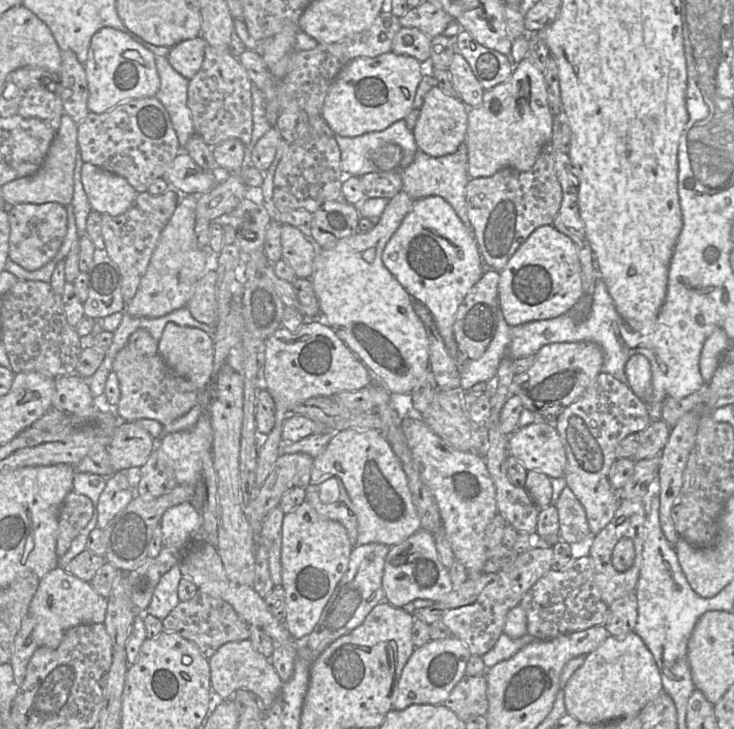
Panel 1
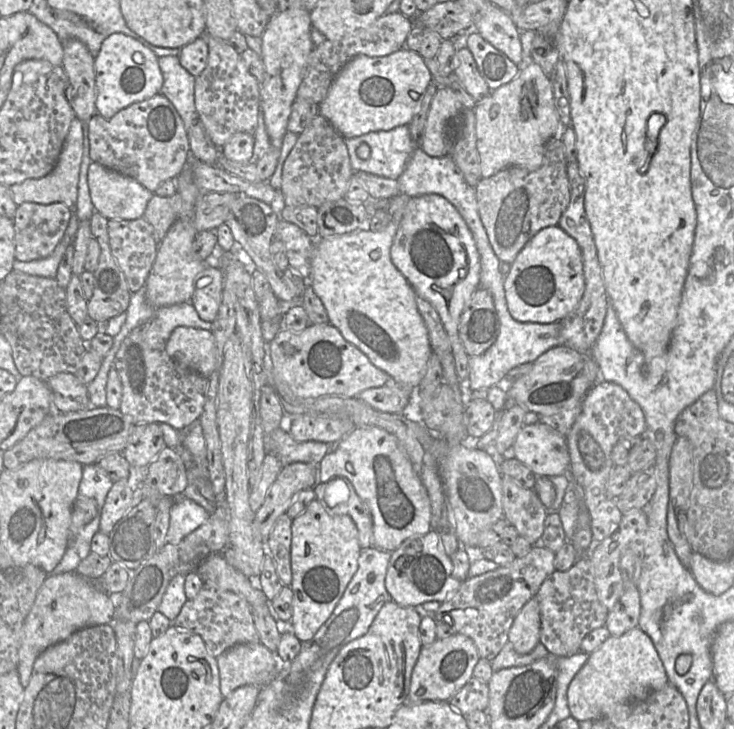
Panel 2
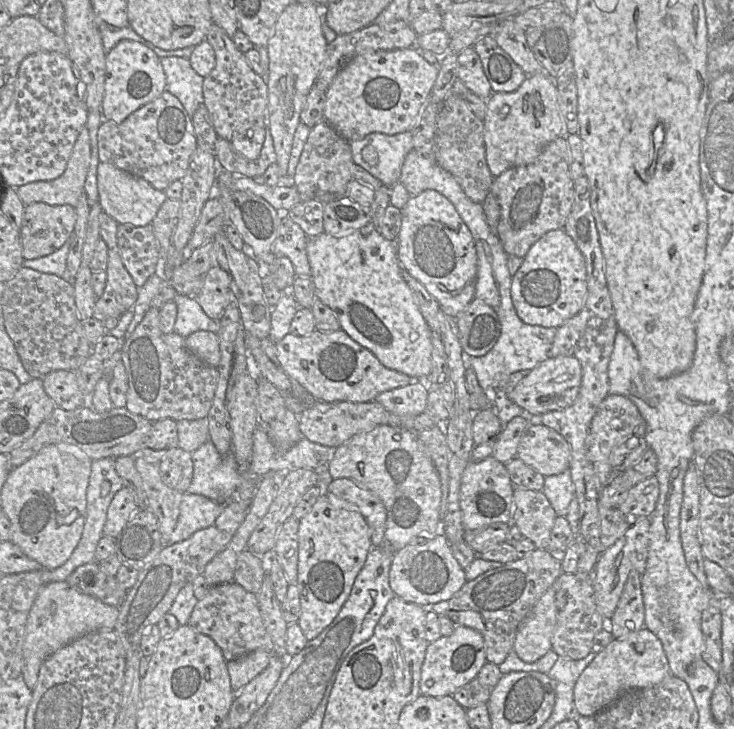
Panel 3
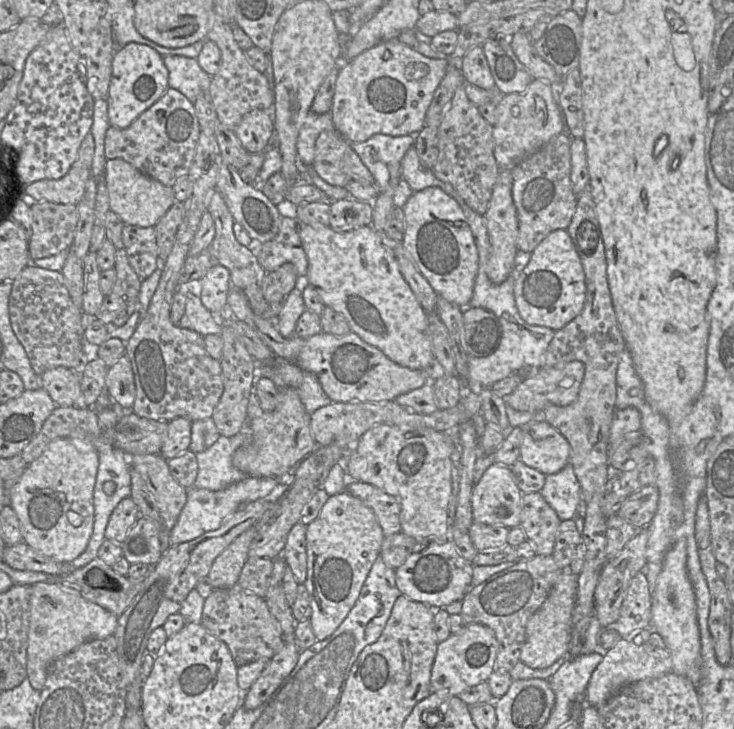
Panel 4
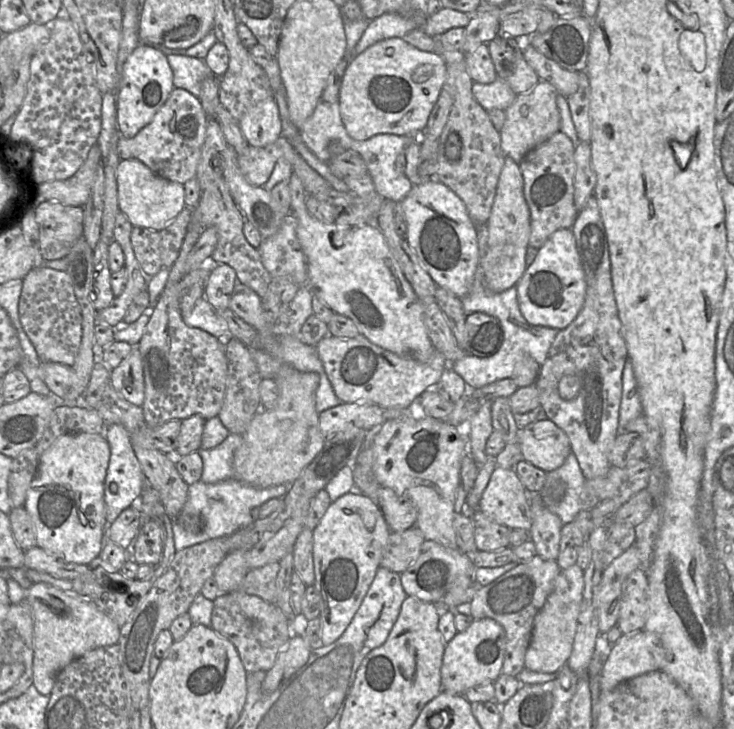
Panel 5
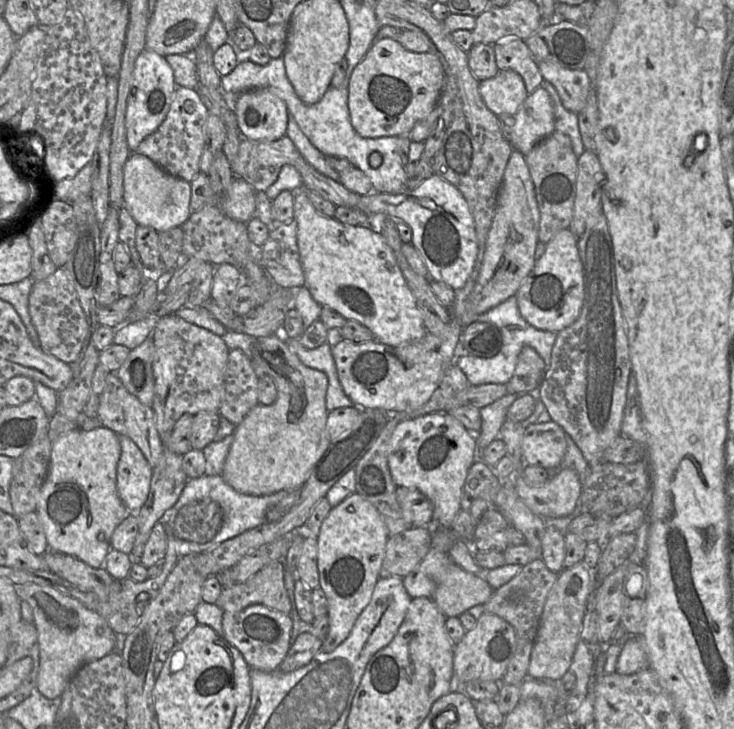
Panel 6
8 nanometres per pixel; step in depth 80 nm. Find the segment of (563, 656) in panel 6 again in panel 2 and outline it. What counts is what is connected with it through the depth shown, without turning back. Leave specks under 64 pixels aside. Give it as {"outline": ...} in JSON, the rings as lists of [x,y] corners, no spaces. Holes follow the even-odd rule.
{"outline":[[[536,598],[529,600],[515,617],[508,633],[509,642],[519,654],[528,654],[540,643],[541,618]]]}

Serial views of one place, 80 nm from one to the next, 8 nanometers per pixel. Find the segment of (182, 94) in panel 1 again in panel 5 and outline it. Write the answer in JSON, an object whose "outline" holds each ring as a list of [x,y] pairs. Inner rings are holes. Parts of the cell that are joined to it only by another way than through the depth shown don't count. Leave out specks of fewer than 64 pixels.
{"outline":[[[166,55],[167,62],[173,74],[174,88],[181,88],[199,97],[203,80],[214,76],[204,60],[184,56]]]}

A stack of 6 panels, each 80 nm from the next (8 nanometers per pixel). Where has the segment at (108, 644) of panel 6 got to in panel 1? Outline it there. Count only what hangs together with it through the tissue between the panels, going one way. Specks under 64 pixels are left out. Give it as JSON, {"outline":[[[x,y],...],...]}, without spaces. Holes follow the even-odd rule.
{"outline":[[[57,566],[42,577],[14,640],[9,664],[13,669],[15,683],[22,685],[27,664],[38,648],[57,648],[65,632],[71,627],[103,623],[107,605],[107,598],[96,593],[89,582],[77,578],[61,567]]]}

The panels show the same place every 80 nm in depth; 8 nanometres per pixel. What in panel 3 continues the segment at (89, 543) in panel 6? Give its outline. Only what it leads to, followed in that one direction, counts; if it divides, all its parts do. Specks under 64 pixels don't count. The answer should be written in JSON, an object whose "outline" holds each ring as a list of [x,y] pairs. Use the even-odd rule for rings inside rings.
{"outline":[[[50,444],[24,464],[12,468],[3,485],[1,509],[12,525],[11,542],[45,569],[64,564],[81,539],[91,465],[91,459],[79,459]]]}

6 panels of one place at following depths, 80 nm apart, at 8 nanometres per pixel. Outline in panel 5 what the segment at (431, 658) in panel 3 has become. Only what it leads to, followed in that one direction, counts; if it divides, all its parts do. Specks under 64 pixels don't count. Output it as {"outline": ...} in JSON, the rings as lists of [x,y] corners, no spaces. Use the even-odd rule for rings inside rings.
{"outline":[[[491,618],[473,620],[464,631],[446,643],[441,666],[442,691],[455,694],[464,692],[484,682],[494,682],[502,674],[506,652],[503,627]]]}

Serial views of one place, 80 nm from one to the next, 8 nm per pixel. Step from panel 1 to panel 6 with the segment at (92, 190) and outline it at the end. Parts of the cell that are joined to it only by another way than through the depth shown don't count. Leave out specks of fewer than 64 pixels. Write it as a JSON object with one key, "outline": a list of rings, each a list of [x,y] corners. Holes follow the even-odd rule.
{"outline":[[[131,153],[123,166],[122,206],[137,225],[150,227],[158,233],[181,227],[189,218],[190,183],[169,175],[147,156]]]}

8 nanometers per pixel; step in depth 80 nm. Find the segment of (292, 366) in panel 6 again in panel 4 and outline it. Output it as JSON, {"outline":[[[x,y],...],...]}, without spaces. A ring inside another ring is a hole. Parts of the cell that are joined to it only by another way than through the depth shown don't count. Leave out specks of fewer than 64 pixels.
{"outline":[[[293,388],[281,389],[281,392],[278,396],[278,405],[276,409],[273,412],[264,413],[260,417],[256,417],[250,420],[249,427],[252,431],[251,442],[249,442],[247,445],[243,445],[240,448],[238,448],[233,455],[234,467],[236,467],[238,470],[246,474],[248,477],[276,478],[278,481],[280,481],[281,485],[287,485],[288,487],[290,487],[294,482],[293,470],[296,468],[296,466],[308,455],[310,455],[316,449],[316,447],[321,447],[317,445],[317,443],[314,441],[312,437],[310,431],[310,414],[307,413],[304,405],[302,404],[298,392]]]}

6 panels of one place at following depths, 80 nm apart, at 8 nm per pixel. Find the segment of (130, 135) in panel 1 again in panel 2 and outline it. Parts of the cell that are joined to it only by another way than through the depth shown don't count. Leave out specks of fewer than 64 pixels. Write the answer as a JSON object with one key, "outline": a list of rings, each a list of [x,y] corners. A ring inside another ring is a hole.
{"outline":[[[162,94],[136,102],[123,108],[111,118],[94,114],[87,122],[89,156],[92,162],[138,181],[144,188],[155,192],[165,180],[174,179],[184,166],[190,164],[190,147],[187,130],[173,104]]]}

